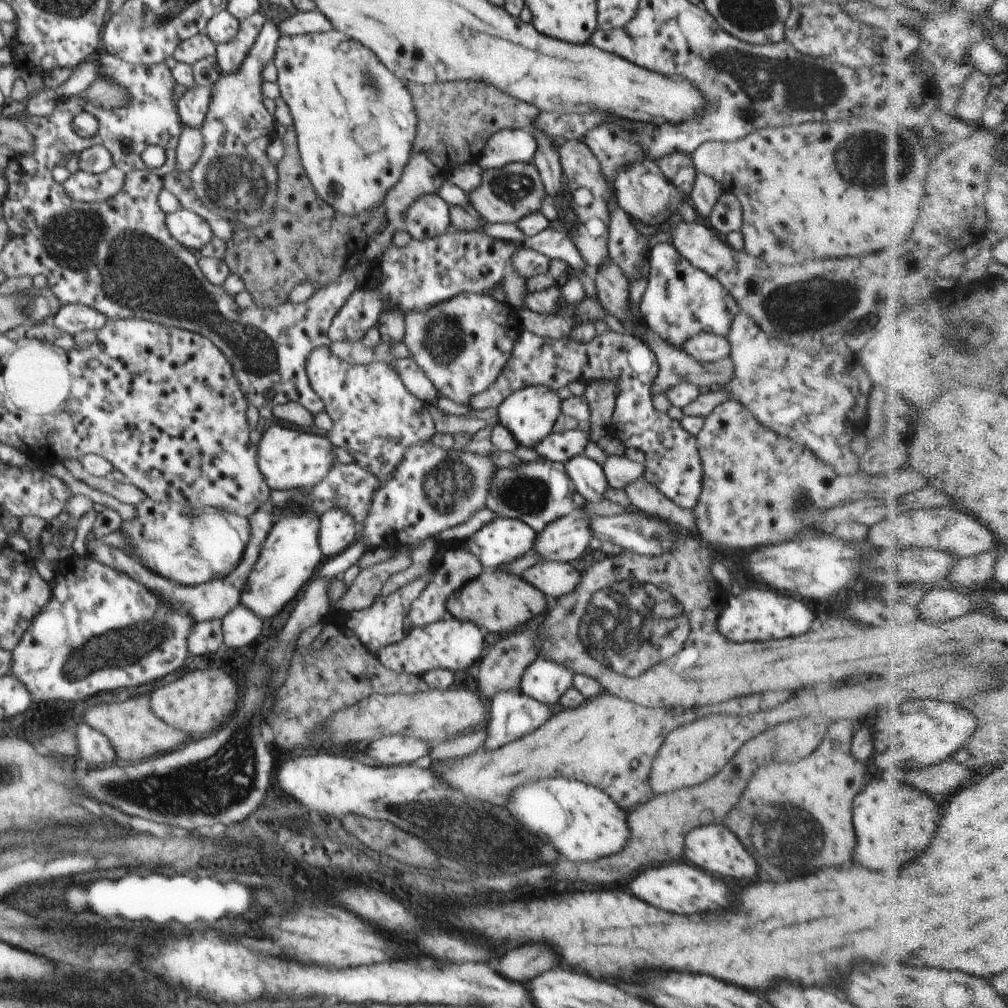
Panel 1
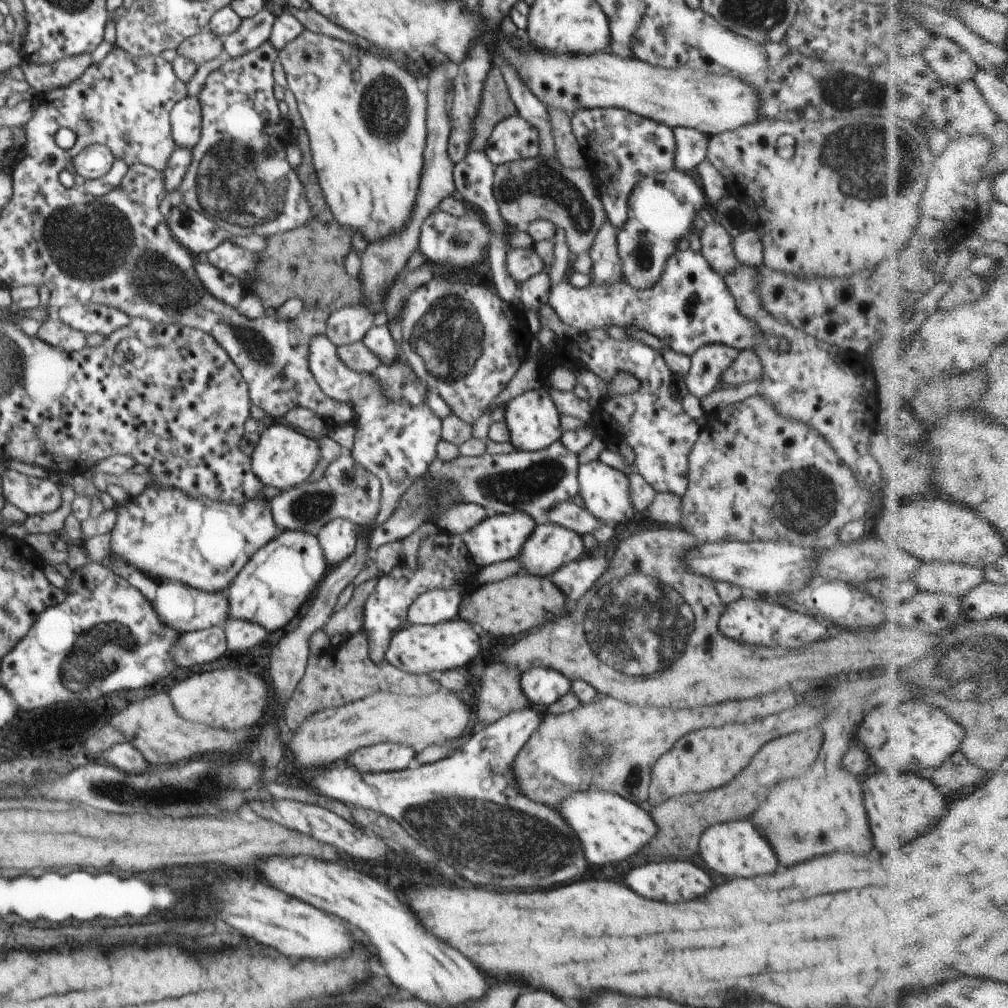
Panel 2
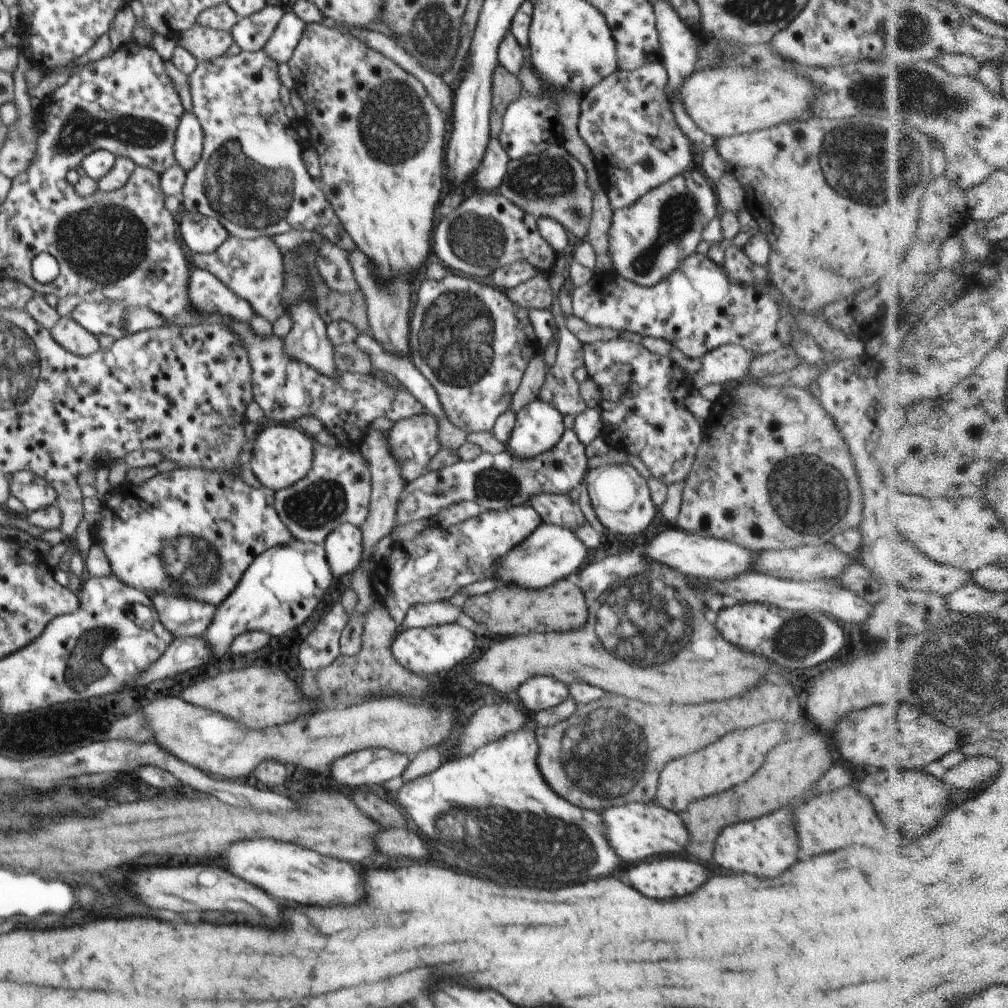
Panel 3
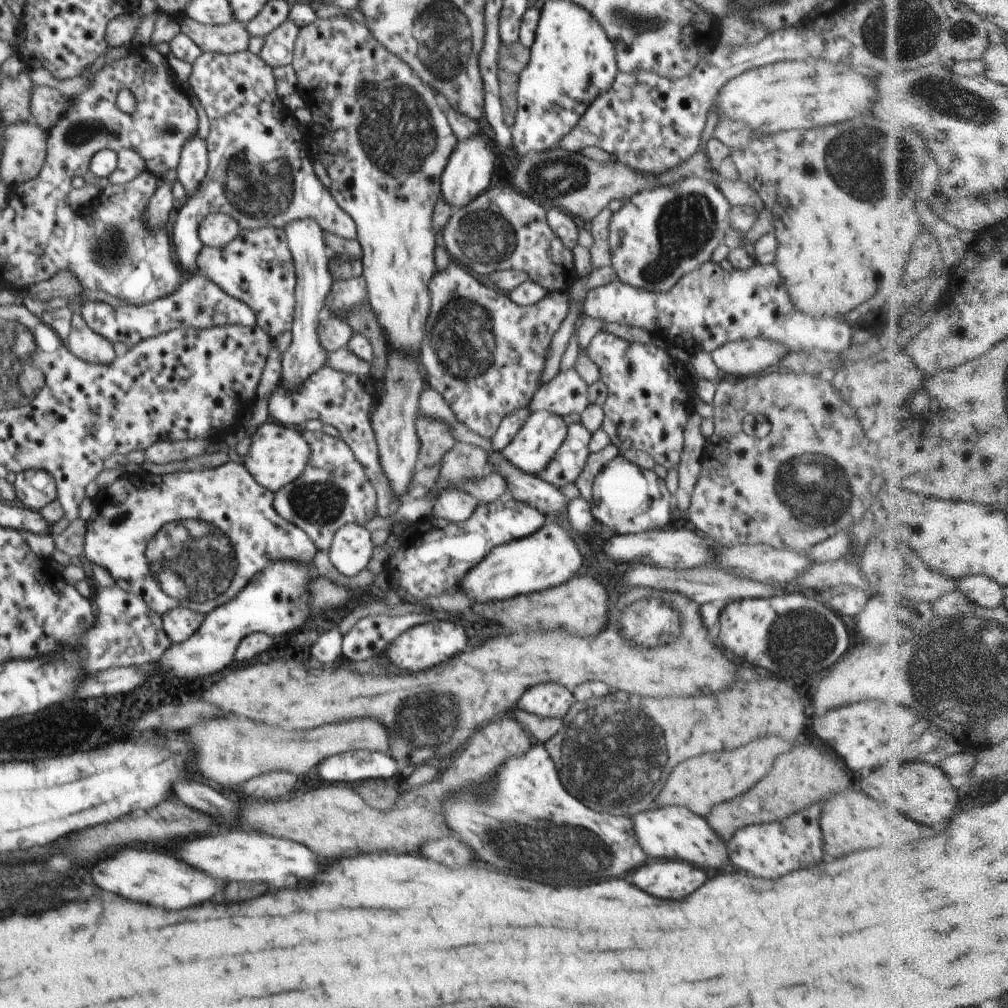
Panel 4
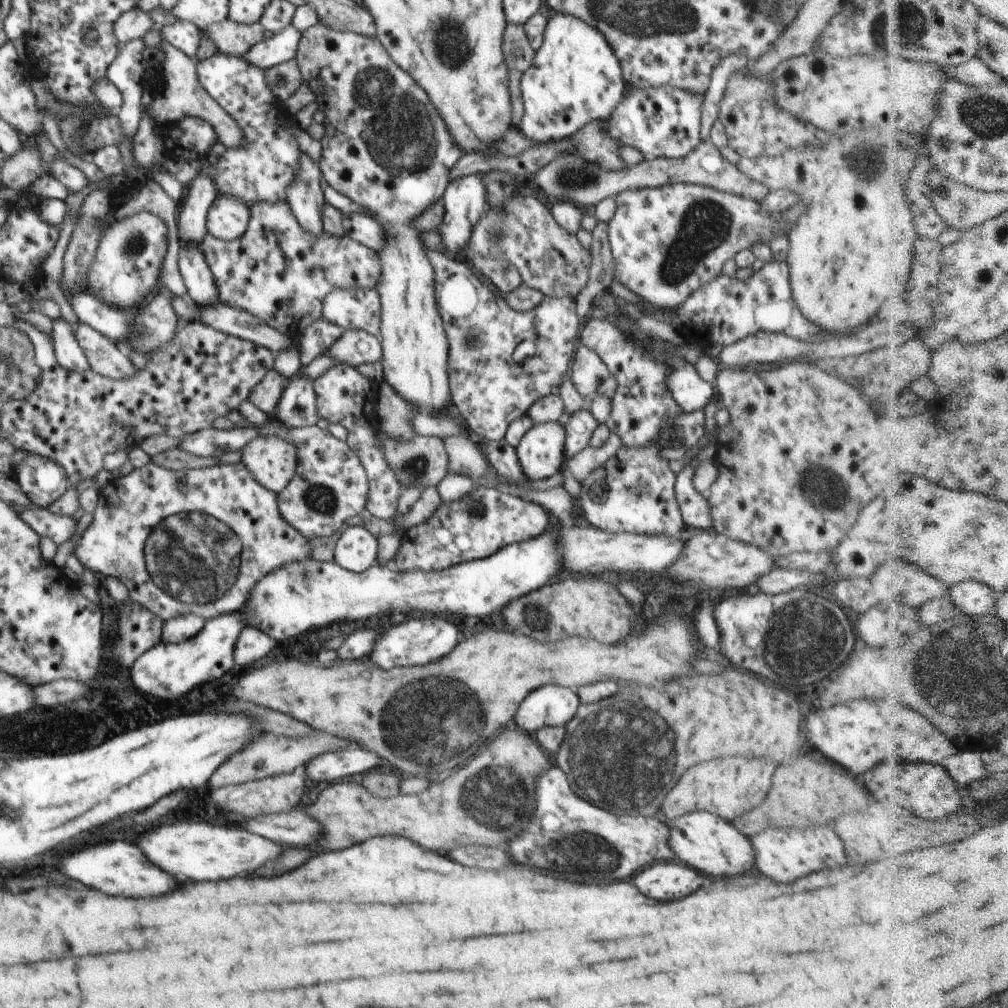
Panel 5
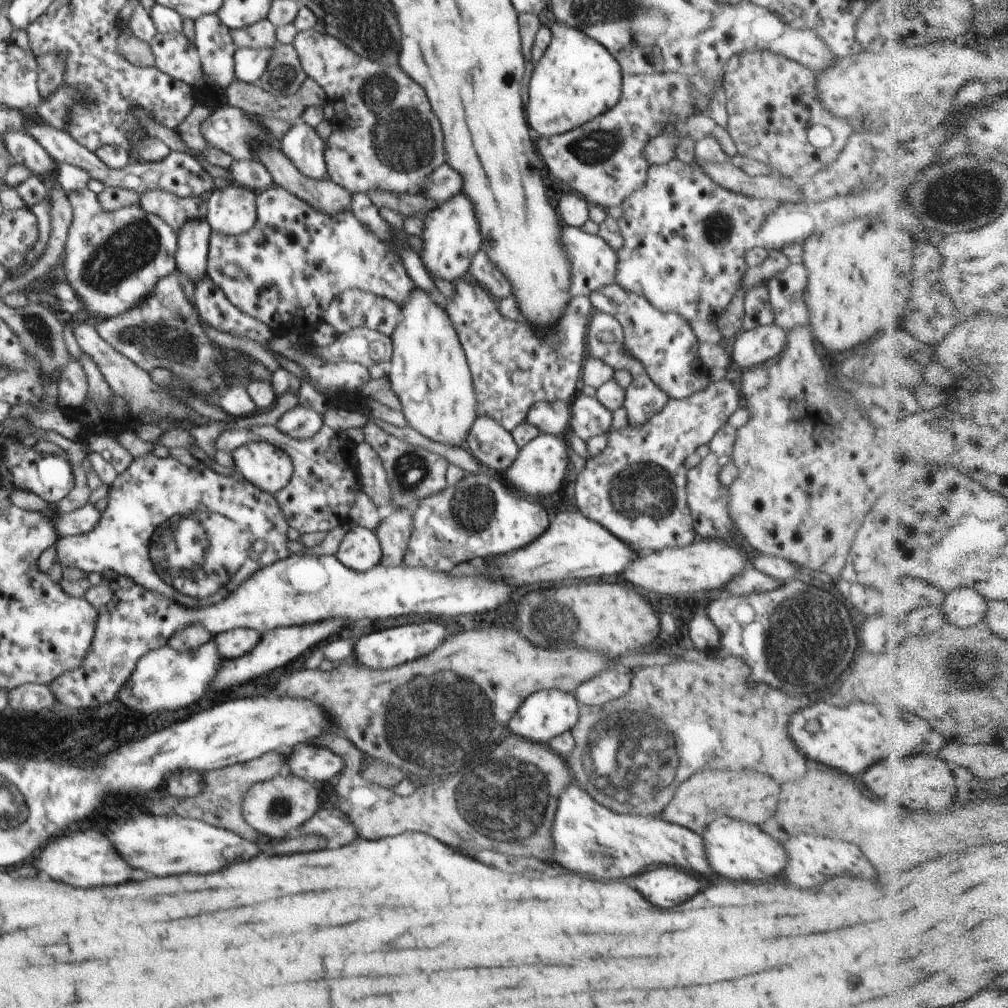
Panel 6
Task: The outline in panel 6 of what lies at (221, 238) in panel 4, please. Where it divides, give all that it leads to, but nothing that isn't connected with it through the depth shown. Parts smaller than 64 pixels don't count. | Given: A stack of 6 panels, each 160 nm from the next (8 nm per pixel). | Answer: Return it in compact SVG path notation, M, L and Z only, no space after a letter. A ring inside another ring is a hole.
M234 183L205 197L205 220L213 232L238 236L256 224L257 195L252 190Z

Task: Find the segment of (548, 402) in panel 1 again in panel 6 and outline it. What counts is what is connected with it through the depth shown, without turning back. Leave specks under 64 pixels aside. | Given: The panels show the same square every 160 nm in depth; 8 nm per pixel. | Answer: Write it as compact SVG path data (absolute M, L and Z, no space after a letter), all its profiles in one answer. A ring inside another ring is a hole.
M540 434L519 449L514 462L501 476L510 488L526 498L532 498L532 496L542 498L552 492L558 492L562 486L562 480L566 476L566 468L568 468L566 444L566 436L556 437L550 434Z

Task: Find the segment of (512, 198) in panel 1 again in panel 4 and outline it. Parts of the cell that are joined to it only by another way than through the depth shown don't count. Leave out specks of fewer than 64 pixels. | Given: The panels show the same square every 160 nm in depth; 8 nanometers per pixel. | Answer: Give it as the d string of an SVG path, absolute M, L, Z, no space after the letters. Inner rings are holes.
M709 110L698 152L690 160L686 160L684 164L678 164L676 168L672 168L670 172L664 172L658 178L634 172L634 168L618 161L598 163L584 156L582 152L567 152L564 148L556 147L548 151L530 152L529 155L522 155L518 167L512 171L514 172L514 180L509 180L509 184L514 182L522 190L522 196L526 196L538 204L560 208L562 212L580 218L587 225L594 219L594 216L597 216L604 208L609 207L609 203L615 199L628 199L642 190L666 186L666 184L672 184L684 176L706 178L706 180L713 181L716 185L718 184L717 187L731 205L752 206L760 213L764 205L762 205L762 200L758 196L755 186L746 184L740 178L726 180L710 164L710 158L706 154L706 146L708 140L713 138L712 132L718 124L718 116L714 114L714 110Z

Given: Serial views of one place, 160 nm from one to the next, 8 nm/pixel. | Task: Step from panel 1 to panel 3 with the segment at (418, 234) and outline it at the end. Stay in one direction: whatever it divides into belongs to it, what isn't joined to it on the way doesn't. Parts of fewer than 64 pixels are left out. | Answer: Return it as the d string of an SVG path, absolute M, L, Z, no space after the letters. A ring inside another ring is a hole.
M472 191L449 216L437 219L431 237L431 254L440 258L449 270L458 270L465 277L488 276L496 268L520 260L526 260L539 274L548 276L556 254L540 236L536 222L537 217L526 214L498 192Z

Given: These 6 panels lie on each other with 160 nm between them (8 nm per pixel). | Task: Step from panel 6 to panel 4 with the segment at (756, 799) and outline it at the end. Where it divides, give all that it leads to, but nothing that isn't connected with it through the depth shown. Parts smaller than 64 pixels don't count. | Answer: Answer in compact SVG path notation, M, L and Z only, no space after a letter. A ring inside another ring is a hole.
M765 736L750 741L748 746L738 750L708 753L686 759L678 763L668 774L660 796L656 798L658 807L686 807L694 814L706 818L707 814L717 804L731 801L748 792L754 784L764 778L778 756L788 752L795 743L784 742L782 737Z

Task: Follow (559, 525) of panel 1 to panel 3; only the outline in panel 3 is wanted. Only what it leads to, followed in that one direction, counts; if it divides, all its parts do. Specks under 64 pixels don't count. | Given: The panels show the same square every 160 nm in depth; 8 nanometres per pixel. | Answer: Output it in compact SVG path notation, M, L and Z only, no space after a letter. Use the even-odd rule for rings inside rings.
M542 523L521 544L510 550L495 564L495 573L503 584L518 584L519 588L547 588L558 580L573 578L592 556L590 551L568 528Z

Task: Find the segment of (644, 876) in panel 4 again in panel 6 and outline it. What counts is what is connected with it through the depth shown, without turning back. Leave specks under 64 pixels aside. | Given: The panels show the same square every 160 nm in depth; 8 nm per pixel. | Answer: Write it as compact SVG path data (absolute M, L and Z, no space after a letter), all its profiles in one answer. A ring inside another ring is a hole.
M670 865L654 866L626 882L658 908L682 904L700 890L700 882L694 876Z

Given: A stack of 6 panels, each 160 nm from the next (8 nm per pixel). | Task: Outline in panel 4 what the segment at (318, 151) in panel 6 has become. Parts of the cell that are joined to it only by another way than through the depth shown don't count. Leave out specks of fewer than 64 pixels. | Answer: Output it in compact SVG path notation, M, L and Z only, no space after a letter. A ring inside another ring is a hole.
M311 218L294 220L284 230L290 256L294 262L294 272L296 272L296 288L294 288L296 306L294 306L294 318L290 328L292 343L281 355L281 381L286 384L286 388L298 388L310 378L310 374L323 368L328 360L329 352L320 343L318 328L325 316L324 302L332 289L333 279L329 272L330 249L325 244L323 238L325 233L318 226L318 222L314 222Z

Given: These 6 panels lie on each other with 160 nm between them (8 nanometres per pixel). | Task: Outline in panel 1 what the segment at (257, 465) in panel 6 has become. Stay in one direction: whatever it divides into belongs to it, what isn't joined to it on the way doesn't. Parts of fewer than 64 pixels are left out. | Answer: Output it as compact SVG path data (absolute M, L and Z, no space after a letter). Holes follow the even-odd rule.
M274 424L263 432L257 444L257 465L271 490L290 490L305 487L310 490L322 480L337 462L328 437L299 432Z

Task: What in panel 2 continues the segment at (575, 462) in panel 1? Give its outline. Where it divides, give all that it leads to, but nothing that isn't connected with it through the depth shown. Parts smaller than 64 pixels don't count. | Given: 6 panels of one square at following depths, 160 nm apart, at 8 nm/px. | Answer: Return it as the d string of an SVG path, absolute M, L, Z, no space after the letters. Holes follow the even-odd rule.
M601 461L588 462L578 466L579 494L584 499L586 509L598 518L600 522L613 526L614 528L624 528L634 520L634 506L630 500L629 476L624 476L620 470L610 468Z

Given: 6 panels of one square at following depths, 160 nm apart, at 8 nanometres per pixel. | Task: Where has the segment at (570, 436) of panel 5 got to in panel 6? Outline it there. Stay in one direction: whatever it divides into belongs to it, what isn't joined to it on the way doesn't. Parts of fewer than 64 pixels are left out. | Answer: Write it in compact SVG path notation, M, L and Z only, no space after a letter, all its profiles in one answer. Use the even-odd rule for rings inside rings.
M578 393L570 405L571 420L568 433L574 432L587 441L590 437L606 435L612 428L613 412L596 396Z

